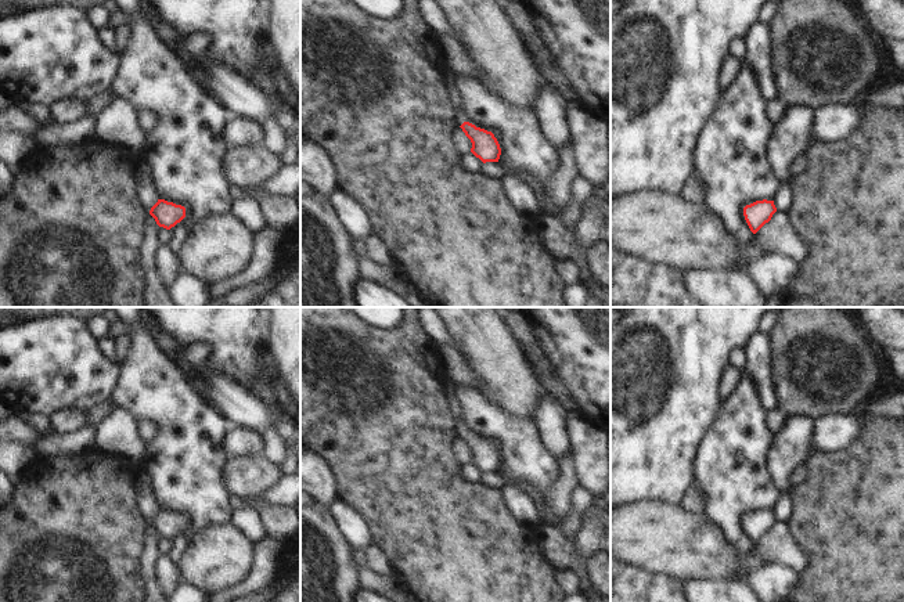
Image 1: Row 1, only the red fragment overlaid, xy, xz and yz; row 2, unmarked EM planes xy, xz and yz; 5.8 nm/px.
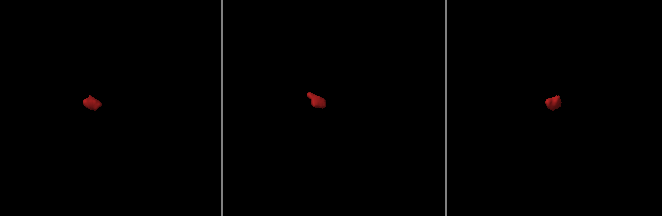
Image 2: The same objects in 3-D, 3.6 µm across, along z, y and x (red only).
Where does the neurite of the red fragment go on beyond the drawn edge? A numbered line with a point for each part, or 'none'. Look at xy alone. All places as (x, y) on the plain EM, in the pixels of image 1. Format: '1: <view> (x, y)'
none

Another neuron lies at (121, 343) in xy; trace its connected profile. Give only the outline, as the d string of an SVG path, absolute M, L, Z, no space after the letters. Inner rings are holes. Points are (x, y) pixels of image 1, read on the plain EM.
M119 335L112 339L116 363L120 364L130 350L130 338L127 335Z

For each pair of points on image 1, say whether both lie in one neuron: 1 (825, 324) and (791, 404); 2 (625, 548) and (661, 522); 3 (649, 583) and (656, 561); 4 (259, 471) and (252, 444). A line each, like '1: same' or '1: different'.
1: same
2: same
3: different
4: different

